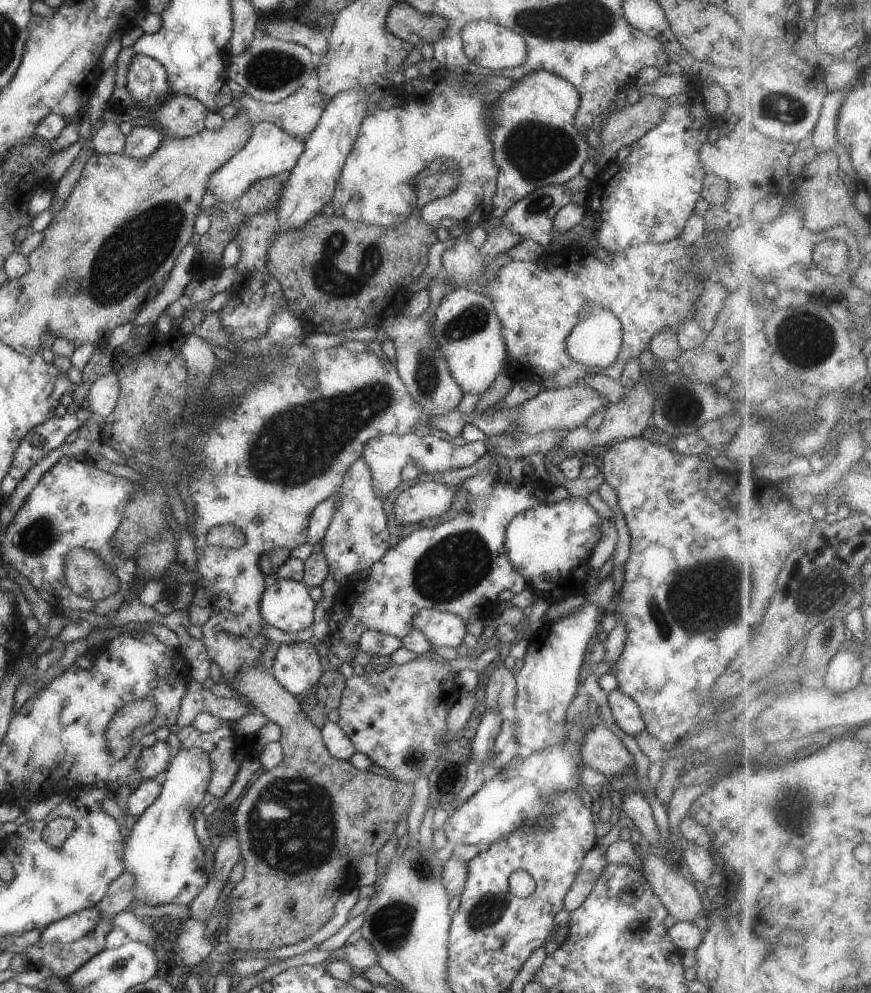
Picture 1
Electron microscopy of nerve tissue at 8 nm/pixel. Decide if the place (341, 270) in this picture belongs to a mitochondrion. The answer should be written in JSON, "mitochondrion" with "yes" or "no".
{"mitochondrion":"yes"}

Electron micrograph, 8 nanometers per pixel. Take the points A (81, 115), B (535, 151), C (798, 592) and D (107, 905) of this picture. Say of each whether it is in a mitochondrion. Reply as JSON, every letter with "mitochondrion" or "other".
{"A":"other","B":"mitochondrion","C":"mitochondrion","D":"other"}

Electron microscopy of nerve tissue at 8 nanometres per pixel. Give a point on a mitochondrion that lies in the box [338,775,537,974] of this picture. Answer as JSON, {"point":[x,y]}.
{"point":[391,927]}

